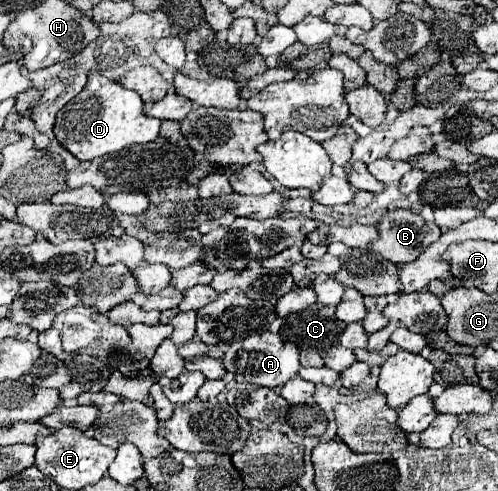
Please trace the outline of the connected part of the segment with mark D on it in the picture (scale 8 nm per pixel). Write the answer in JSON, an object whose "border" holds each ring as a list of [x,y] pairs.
{"border":[[[90,71],[86,87],[56,115],[54,135],[56,139],[80,161],[92,161],[108,153],[122,151],[136,143],[156,141],[160,135],[160,119],[152,119],[144,113],[144,101],[136,91],[122,87],[98,71]]]}

